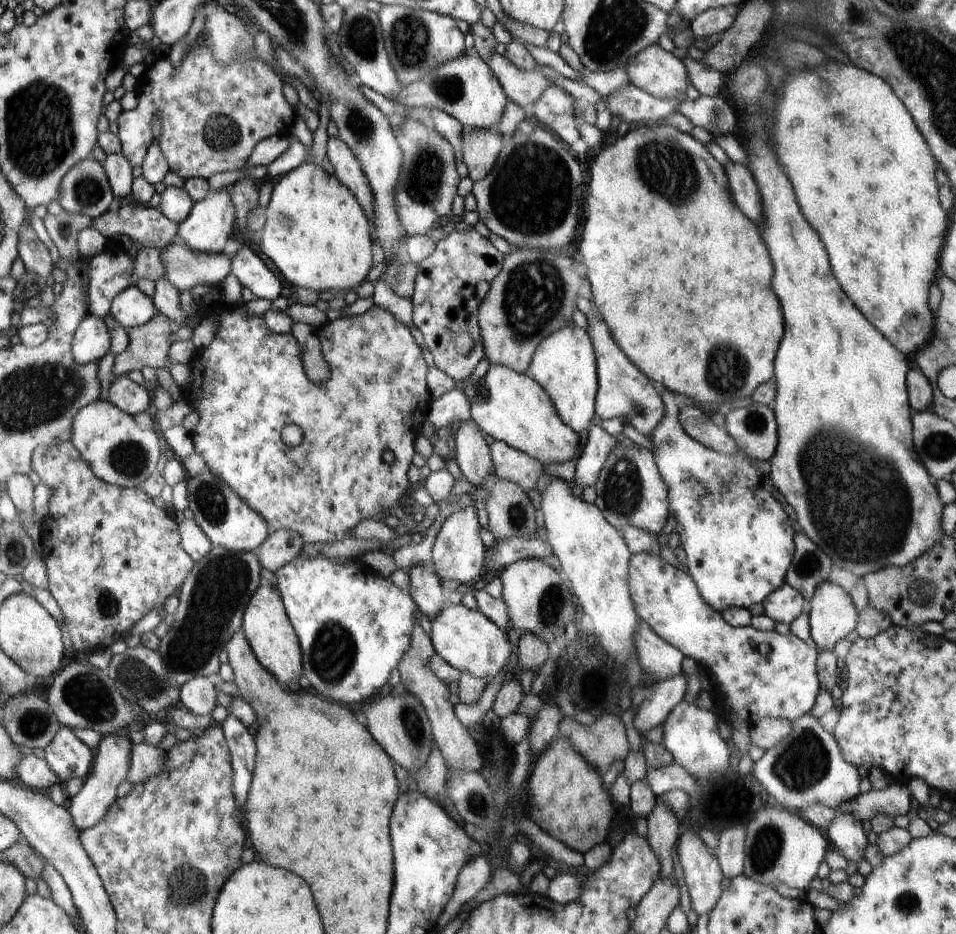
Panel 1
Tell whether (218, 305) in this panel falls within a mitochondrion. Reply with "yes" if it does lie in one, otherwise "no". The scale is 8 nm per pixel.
no

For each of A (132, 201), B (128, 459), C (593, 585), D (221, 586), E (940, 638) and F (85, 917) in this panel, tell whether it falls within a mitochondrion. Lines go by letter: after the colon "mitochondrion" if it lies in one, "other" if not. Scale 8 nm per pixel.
A: other
B: mitochondrion
C: other
D: mitochondrion
E: other
F: other

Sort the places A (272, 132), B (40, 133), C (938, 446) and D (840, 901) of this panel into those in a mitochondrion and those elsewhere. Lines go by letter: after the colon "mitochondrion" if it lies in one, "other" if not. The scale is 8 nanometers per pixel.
A: other
B: mitochondrion
C: mitochondrion
D: other

